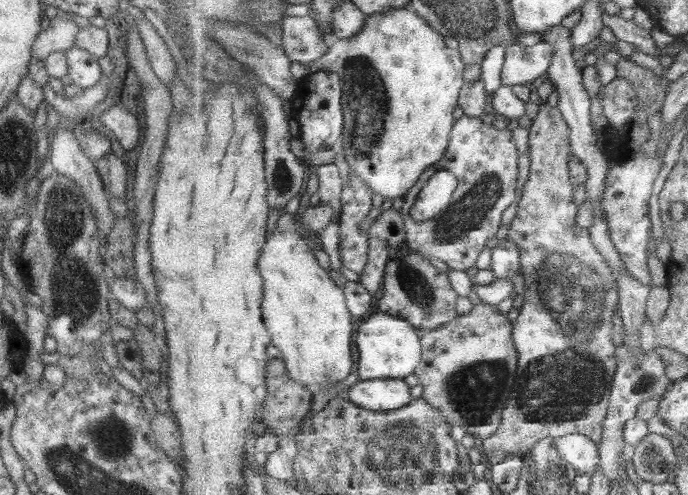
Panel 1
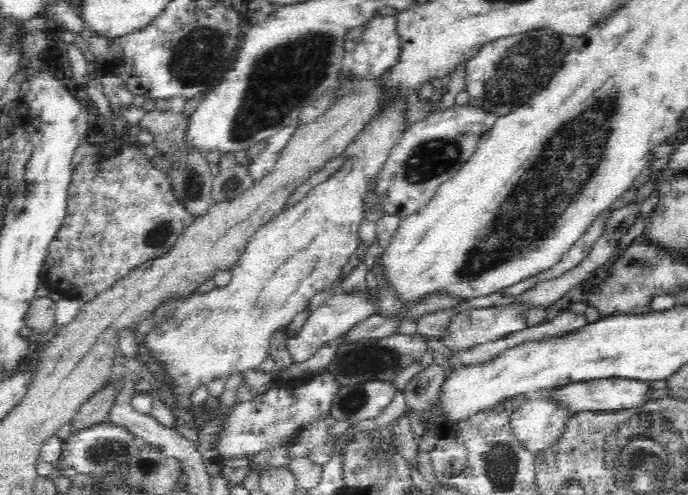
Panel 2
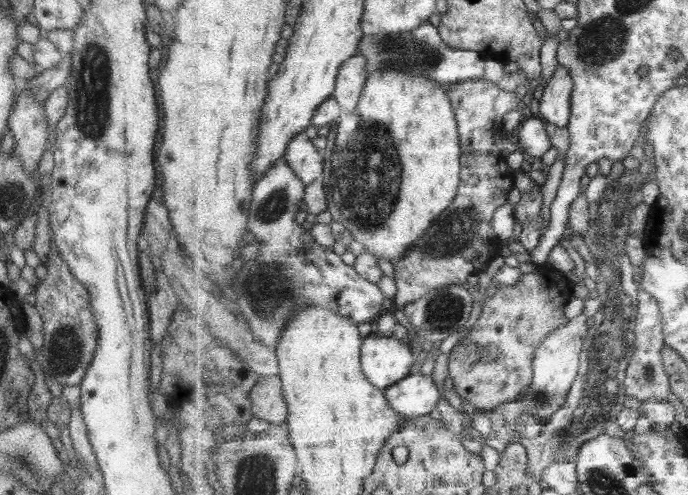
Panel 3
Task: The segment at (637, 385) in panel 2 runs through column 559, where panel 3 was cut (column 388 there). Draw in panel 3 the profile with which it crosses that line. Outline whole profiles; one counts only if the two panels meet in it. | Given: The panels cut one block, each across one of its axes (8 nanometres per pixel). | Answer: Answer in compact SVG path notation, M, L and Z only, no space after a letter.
M425 371L413 372L401 383L385 390L392 408L408 420L435 415L437 404L441 400L439 386L431 380Z

